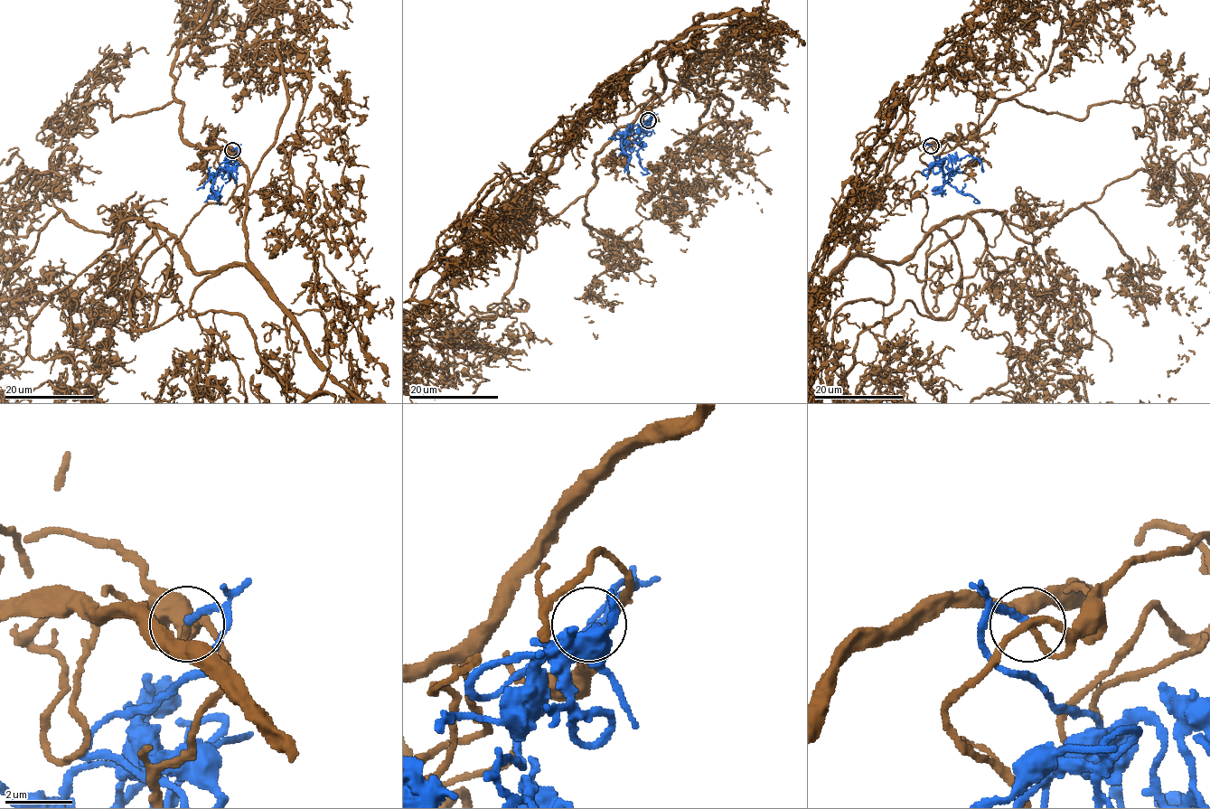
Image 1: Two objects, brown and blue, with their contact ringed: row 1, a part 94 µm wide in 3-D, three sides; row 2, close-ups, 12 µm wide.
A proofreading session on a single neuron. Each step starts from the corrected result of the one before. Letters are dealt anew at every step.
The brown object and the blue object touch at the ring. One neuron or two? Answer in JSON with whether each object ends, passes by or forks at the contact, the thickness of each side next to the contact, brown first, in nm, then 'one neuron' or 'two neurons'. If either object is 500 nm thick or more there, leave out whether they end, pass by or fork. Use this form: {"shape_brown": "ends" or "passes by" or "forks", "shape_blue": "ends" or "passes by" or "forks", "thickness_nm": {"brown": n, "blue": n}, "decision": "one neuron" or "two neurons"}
{"shape_brown": "ends", "shape_blue": "ends", "thickness_nm": {"brown": 180, "blue": 180}, "decision": "one neuron"}

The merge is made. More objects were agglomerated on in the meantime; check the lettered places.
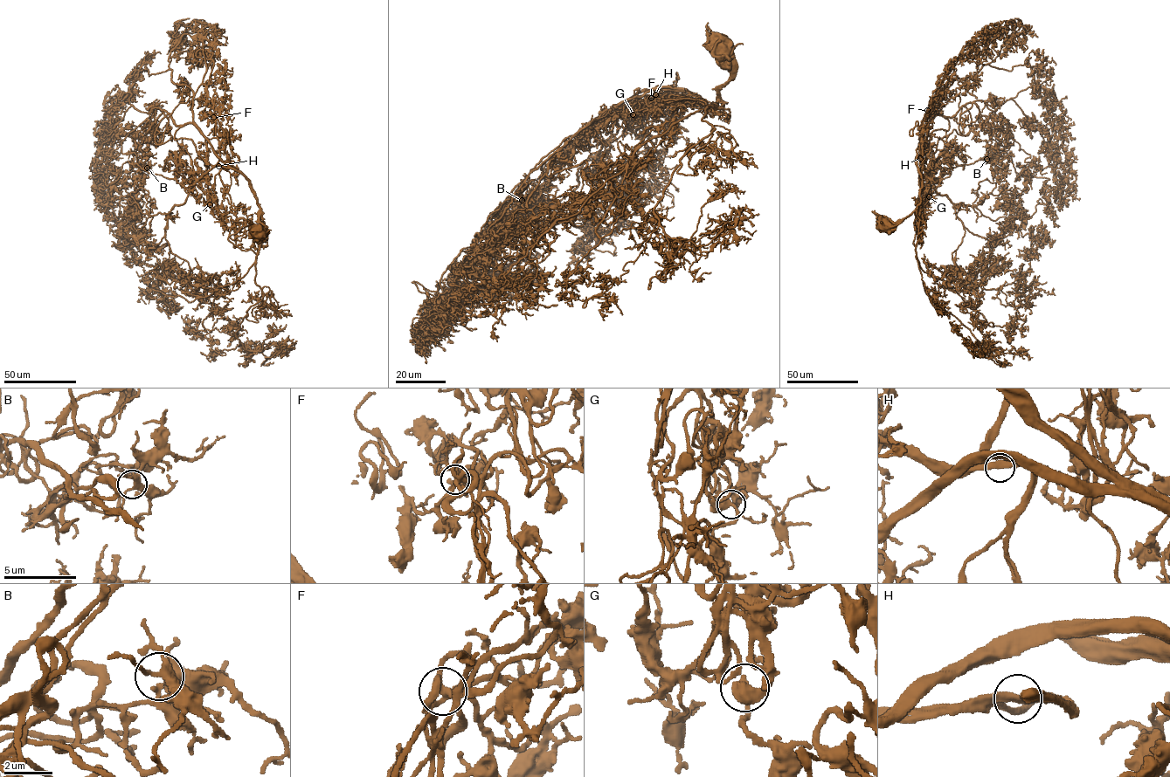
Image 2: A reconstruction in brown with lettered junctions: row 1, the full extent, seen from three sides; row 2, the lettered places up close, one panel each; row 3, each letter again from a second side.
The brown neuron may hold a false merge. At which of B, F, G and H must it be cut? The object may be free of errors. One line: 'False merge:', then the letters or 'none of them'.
False merge: none of them

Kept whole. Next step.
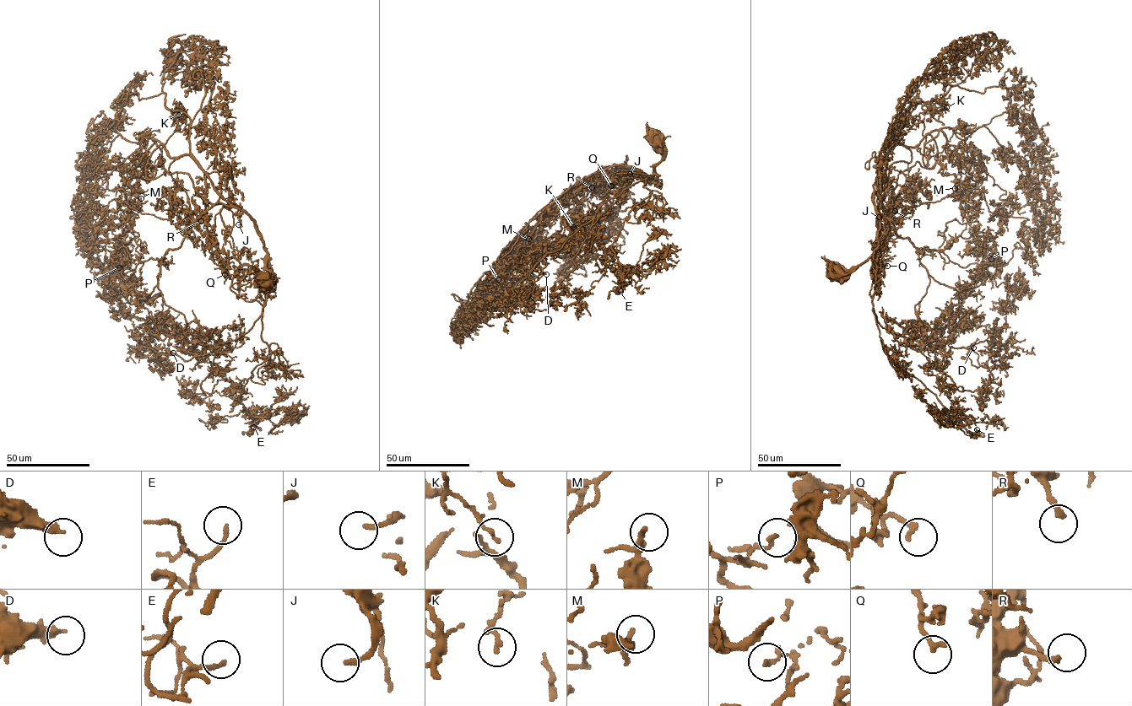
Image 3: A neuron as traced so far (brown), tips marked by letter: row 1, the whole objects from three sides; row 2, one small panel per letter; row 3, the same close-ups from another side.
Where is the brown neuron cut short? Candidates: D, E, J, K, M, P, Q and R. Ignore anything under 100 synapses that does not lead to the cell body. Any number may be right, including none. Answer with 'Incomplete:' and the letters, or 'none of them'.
Incomplete: D, E, J

